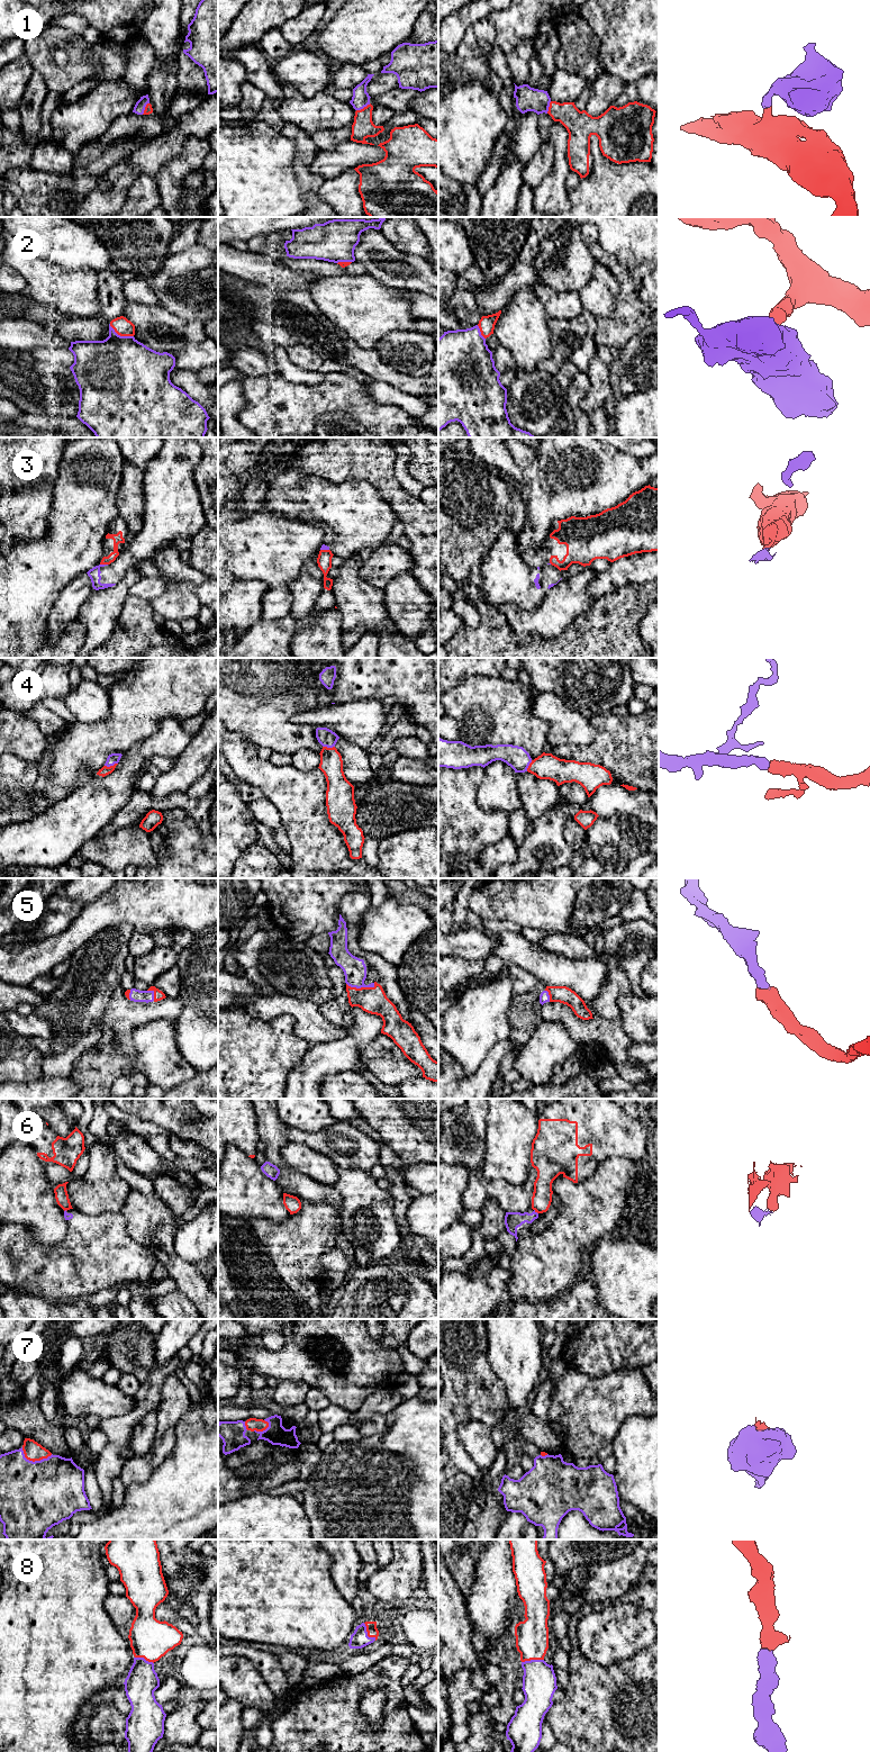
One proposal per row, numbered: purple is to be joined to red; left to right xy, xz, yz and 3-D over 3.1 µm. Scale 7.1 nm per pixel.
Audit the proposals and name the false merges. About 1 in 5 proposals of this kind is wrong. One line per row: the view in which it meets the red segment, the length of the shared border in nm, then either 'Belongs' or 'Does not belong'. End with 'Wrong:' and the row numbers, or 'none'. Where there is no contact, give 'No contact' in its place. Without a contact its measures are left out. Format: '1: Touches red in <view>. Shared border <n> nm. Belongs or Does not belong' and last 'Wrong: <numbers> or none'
1: Touches red in xz. Shared border 120 nm. Belongs
2: Touches red in xy. Shared border 200 nm. Belongs
3: Touches red in xy. Shared border 60 nm. Does not belong
4: Touches red in xy. Shared border 100 nm. Belongs
5: Touches red in xz. Shared border 200 nm. Belongs
6: Touches red in yz. Shared border 50 nm. Does not belong
7: Touches red in xy. Shared border 220 nm. Belongs
8: Touches red in xz. Shared border 160 nm. Belongs
Wrong: 3, 6

